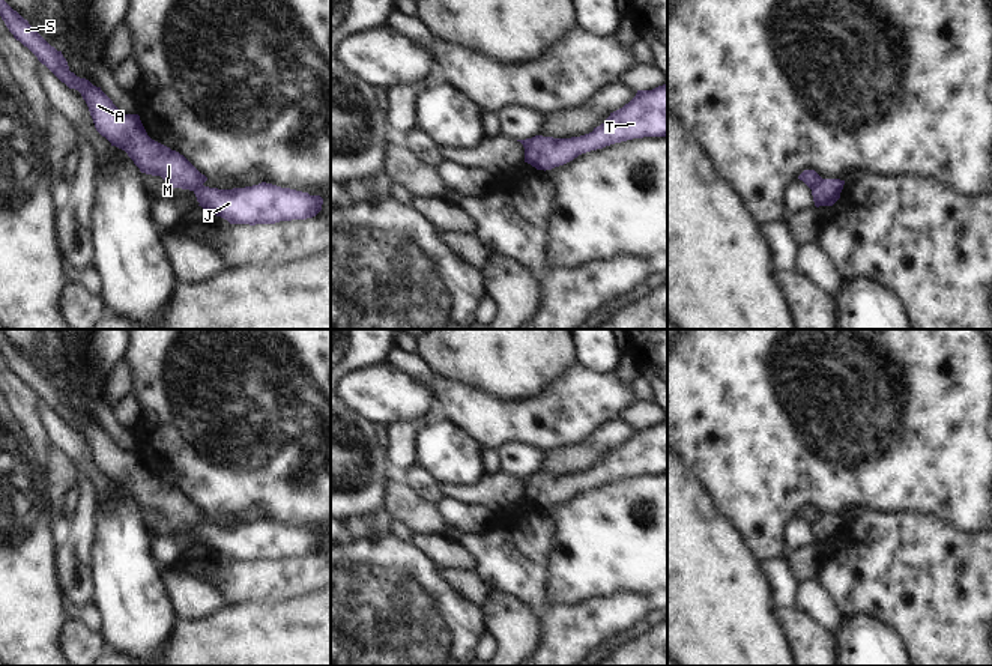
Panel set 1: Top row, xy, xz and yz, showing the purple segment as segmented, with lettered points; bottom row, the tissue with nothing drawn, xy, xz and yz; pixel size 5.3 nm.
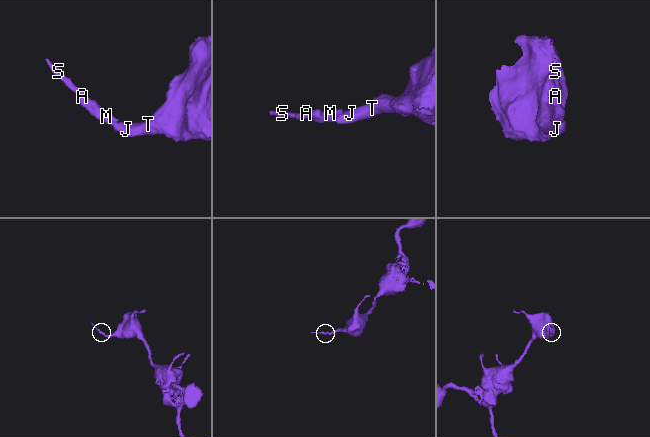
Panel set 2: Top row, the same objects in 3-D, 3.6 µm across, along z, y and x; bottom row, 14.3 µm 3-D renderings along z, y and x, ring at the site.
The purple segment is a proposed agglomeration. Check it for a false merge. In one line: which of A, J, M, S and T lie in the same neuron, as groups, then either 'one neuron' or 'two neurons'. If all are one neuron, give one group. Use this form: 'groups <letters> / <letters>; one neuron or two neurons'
groups A M S / J T; two neurons

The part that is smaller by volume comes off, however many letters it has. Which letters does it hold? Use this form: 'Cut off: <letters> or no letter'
Cut off: A, M, S

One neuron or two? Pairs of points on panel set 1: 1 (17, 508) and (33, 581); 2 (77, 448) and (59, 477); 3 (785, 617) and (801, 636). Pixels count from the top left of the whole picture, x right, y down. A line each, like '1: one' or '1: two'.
1: one
2: two
3: one

